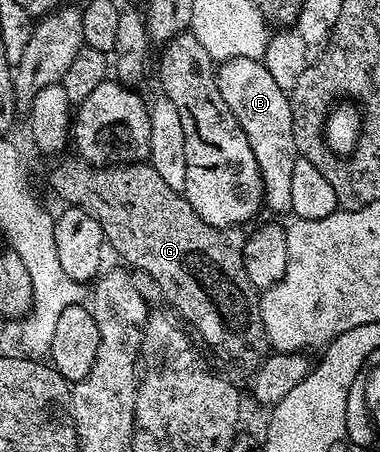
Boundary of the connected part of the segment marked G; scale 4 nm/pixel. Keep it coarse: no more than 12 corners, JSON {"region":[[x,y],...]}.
{"region":[[65,158],[50,188],[99,220],[230,370],[270,345],[246,231],[199,220],[148,161]]}

